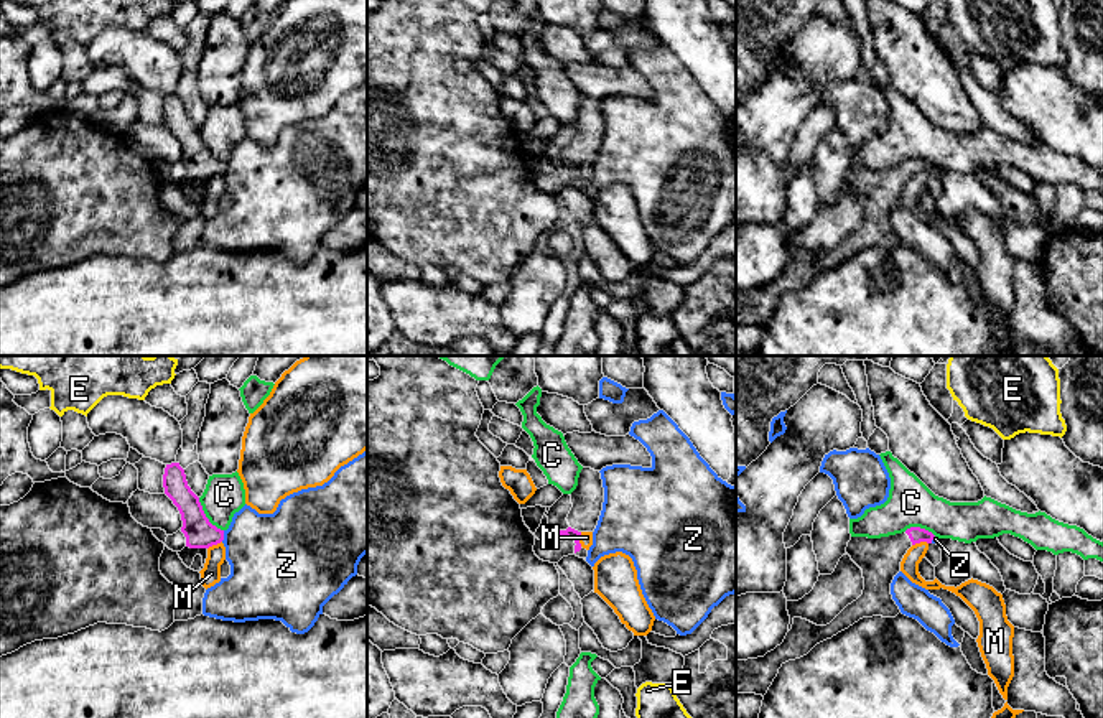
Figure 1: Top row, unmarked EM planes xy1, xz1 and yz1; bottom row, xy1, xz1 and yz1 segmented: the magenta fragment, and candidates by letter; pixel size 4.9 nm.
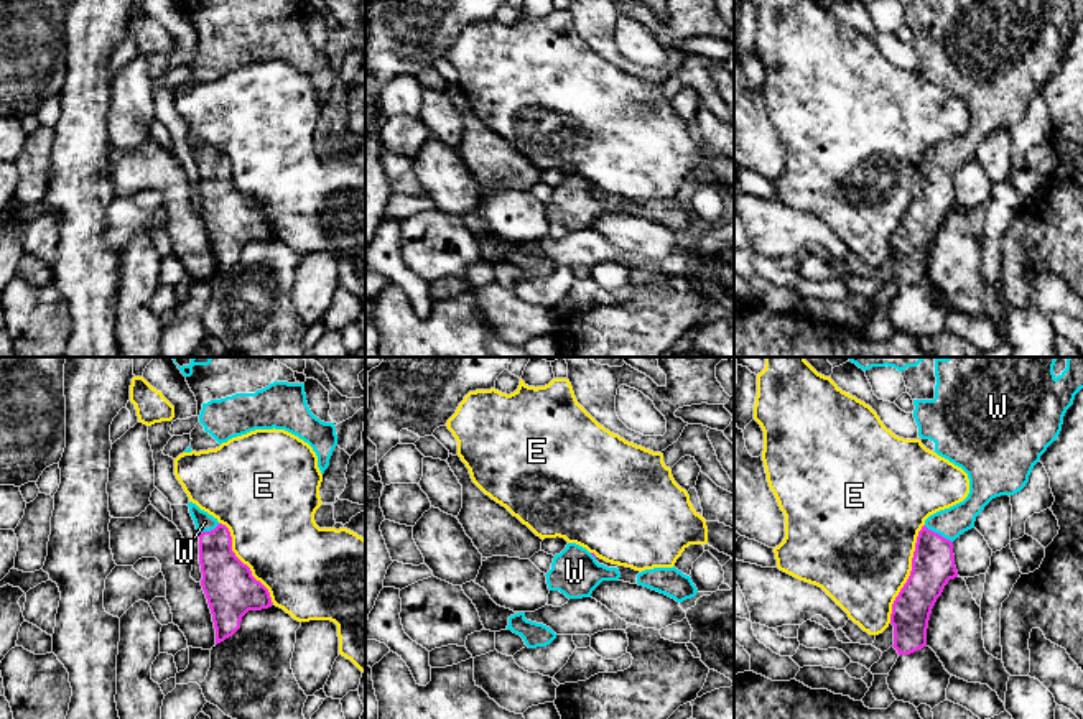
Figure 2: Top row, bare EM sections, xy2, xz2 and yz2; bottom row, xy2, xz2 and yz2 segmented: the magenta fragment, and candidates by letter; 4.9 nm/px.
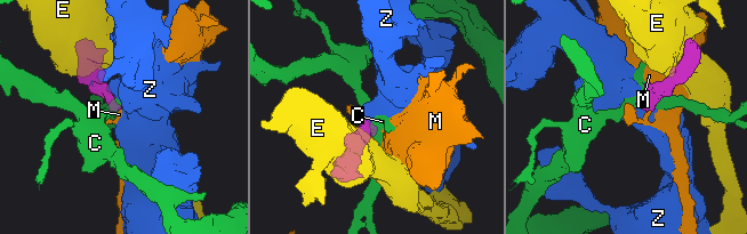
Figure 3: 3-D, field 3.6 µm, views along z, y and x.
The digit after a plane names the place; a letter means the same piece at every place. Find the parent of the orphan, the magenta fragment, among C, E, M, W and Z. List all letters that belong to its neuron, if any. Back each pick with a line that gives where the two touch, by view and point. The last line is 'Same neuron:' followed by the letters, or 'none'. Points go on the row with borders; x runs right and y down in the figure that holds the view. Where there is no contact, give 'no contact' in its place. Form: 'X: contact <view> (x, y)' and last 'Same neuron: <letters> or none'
W: contact yz2 (937, 533)
Same neuron: W

